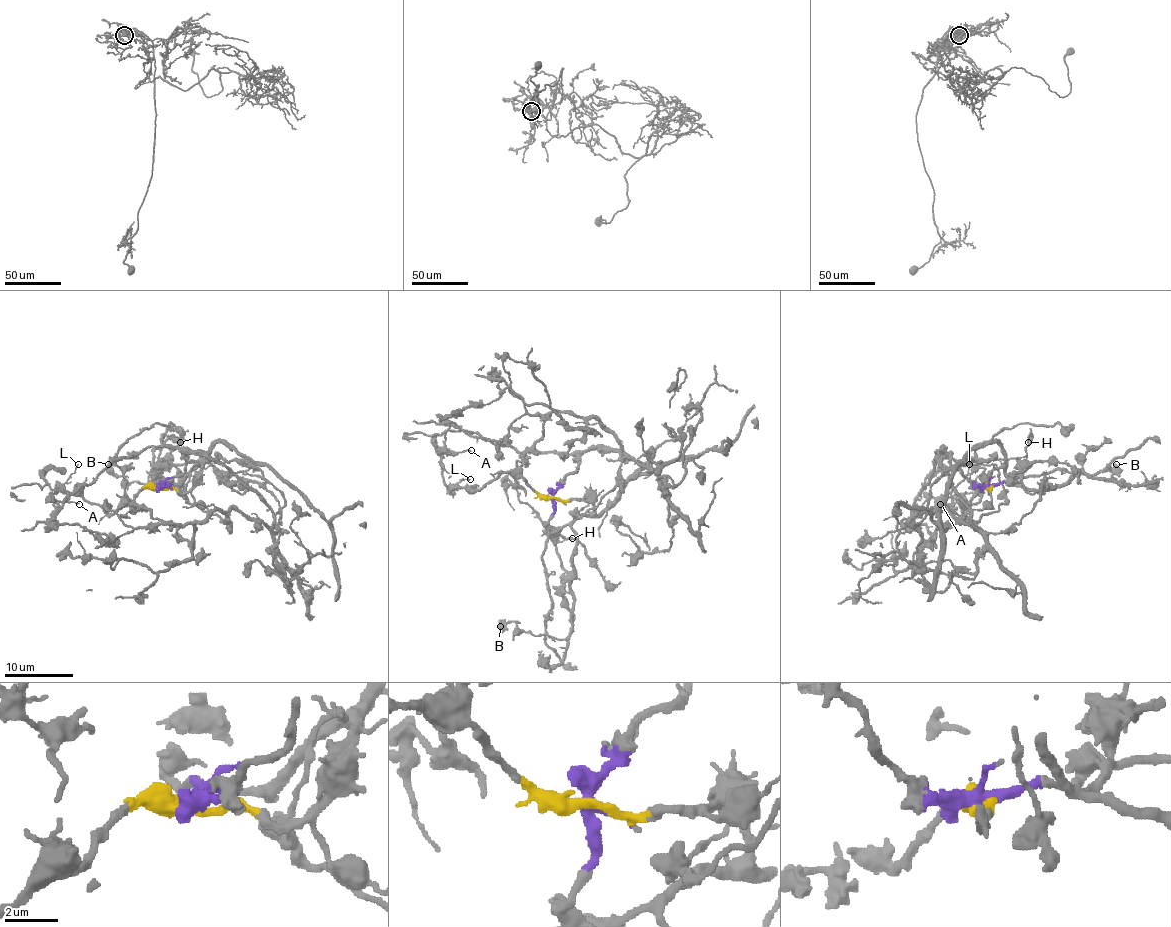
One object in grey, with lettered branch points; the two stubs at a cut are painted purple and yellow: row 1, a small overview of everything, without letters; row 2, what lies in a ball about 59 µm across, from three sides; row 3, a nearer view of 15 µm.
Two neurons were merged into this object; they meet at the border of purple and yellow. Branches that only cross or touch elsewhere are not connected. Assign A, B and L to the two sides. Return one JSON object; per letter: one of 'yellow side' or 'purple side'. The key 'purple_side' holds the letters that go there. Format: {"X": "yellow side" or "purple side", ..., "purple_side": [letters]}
{"A": "yellow side", "B": "yellow side", "L": "yellow side", "purple_side": []}

